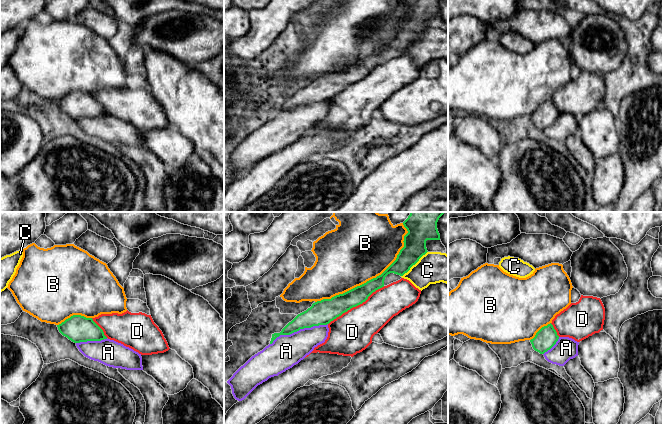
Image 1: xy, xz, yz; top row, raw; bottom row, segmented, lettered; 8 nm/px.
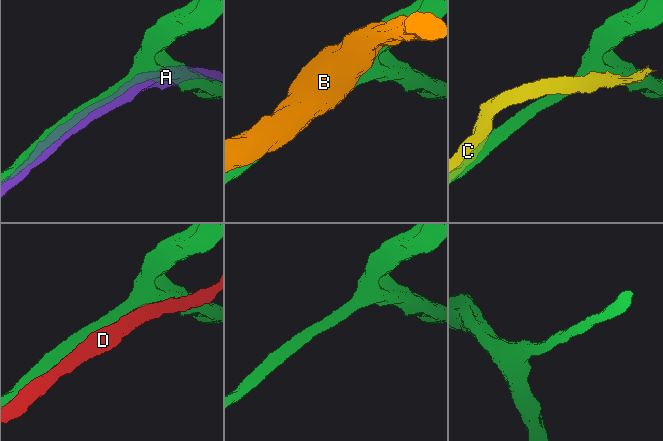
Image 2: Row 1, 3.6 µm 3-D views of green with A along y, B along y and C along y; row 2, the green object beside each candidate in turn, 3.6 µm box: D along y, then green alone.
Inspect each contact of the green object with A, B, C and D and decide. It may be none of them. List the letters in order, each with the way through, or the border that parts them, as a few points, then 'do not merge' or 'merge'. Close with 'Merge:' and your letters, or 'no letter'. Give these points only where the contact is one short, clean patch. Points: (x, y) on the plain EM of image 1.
A: do not merge
B: do not merge
C: do not merge
D: do not merge
Merge: no letter

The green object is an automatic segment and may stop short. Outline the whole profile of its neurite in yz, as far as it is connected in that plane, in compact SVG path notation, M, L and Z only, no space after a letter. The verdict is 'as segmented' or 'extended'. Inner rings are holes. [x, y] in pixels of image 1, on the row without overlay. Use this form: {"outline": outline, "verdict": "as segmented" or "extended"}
{"outline": "M550 99L547 102L542 103L530 118L535 127L544 130L556 120L558 115L559 112L553 101Z", "verdict": "as segmented"}

